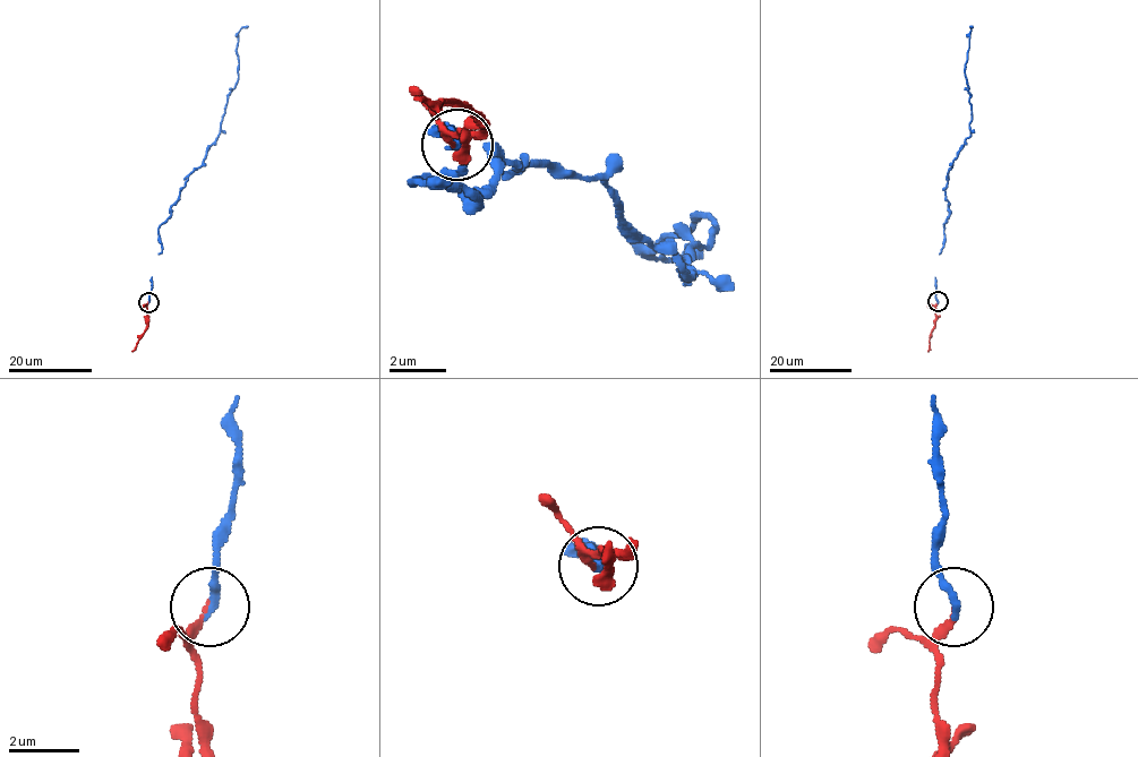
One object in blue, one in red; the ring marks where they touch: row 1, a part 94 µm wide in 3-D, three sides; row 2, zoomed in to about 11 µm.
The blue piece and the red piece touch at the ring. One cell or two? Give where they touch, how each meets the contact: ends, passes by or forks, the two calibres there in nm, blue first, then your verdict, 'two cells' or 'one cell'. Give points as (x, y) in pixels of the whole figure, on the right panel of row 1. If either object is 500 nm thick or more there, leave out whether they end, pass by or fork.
at (938, 301); blue ends there; red ends there; 240 nm thick on the blue side, 140 nm on the other; one cell

